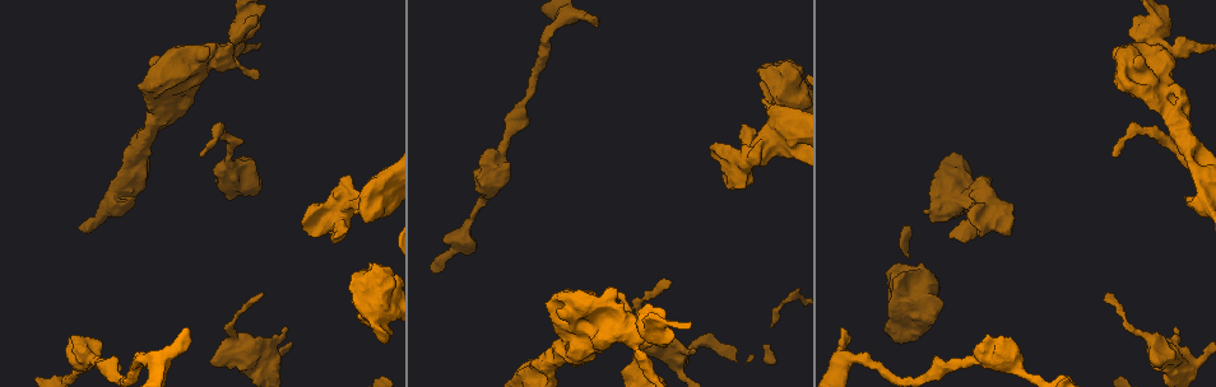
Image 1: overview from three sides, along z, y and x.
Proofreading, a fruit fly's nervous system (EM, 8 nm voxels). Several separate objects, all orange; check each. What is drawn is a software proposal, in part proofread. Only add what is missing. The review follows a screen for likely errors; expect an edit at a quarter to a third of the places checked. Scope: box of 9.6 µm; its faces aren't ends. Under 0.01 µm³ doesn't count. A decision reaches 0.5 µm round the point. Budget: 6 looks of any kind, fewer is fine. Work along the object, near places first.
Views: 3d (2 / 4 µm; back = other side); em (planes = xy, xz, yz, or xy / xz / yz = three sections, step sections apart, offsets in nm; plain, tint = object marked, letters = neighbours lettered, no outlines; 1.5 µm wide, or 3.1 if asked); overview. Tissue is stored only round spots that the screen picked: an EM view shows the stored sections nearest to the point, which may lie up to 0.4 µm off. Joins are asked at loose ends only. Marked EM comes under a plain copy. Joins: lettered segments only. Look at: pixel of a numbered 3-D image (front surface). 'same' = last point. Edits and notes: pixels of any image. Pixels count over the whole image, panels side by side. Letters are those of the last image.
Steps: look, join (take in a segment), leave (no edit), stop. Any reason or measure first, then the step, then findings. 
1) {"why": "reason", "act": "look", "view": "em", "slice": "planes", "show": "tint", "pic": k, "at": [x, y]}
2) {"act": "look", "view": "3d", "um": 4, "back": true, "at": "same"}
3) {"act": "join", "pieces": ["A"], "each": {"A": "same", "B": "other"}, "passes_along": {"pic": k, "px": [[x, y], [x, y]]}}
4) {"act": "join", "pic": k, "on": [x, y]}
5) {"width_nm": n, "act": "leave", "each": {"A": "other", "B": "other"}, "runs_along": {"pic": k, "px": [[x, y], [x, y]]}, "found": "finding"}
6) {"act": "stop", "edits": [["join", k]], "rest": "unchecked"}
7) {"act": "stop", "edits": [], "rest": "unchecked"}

{"why": "an open end", "act": "look", "view": "em", "slice": "xz", "step": 8, "show": "tint", "pic": 1, "at": [841, 331]}

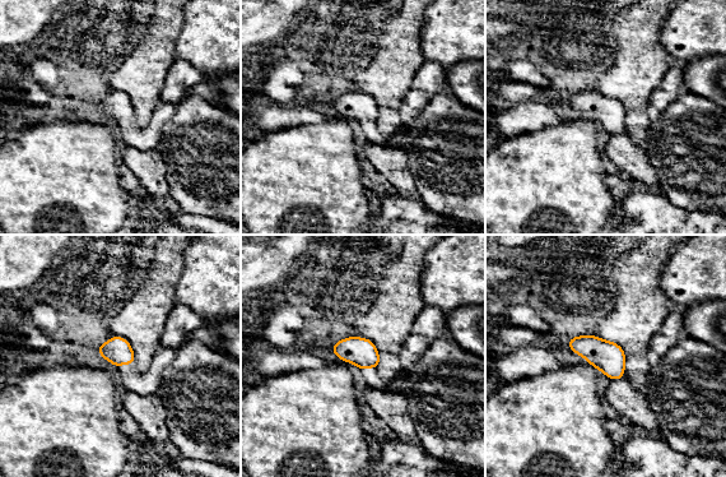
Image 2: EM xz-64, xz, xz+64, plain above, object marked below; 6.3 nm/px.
{"why": "cut it another way", "act": "look", "view": "em", "slice": "yz", "step": 4, "show": "letters", "at": "same"}

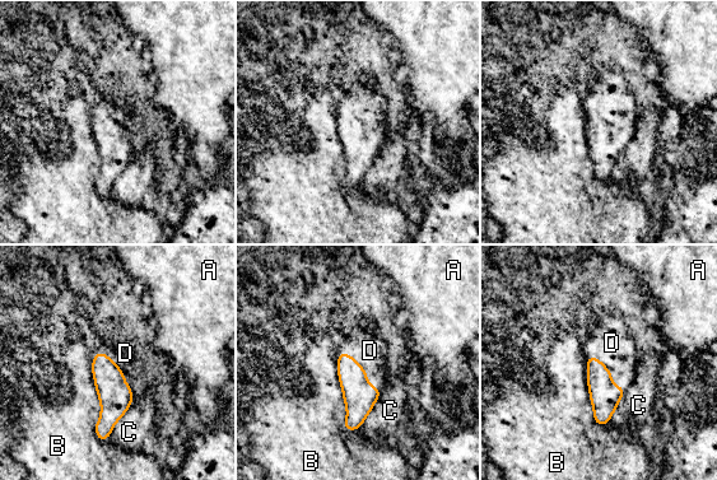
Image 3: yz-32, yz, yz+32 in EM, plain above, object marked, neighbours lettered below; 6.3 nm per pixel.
{"longest_contact_nm": ["B", 340], "act": "join", "pieces": ["D"], "each": {"A": "other", "B": "other", "C": "other", "D": "same"}, "passes_along": {"pic": 3, "px": [[604, 395], [611, 376], [611, 343]]}, "found": "it goes on there"}

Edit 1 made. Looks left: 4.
{"why": "see it whole again", "act": "look", "view": "overview"}

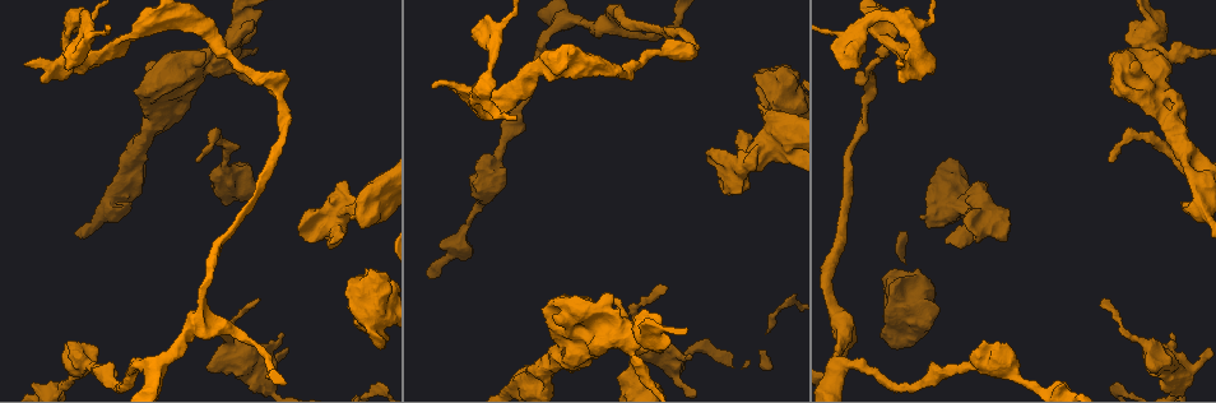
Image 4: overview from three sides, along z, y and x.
{"act": "look", "view": "3d", "um": 2, "pic": 4, "at": [690, 359]}

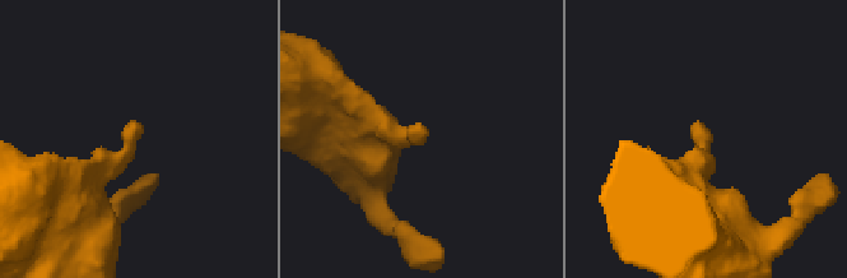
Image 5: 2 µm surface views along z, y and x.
{"act": "look", "view": "em", "slice": "xz", "step": 8, "show": "letters", "pic": 5, "at": [423, 140]}

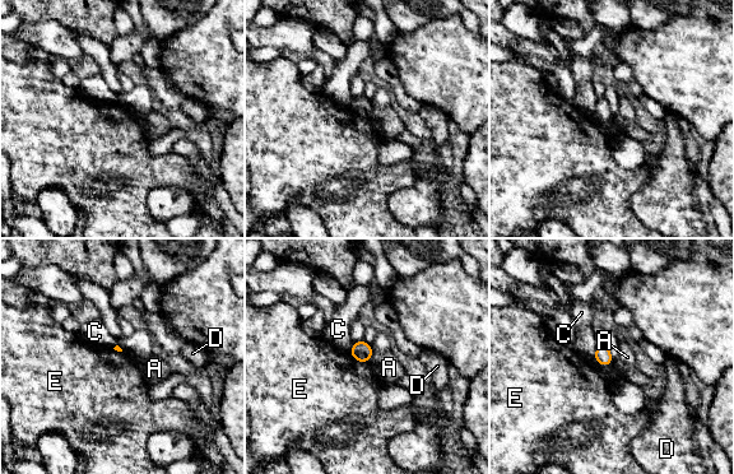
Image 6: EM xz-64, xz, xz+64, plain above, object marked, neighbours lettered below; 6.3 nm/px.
{"why": "cut it another way", "act": "look", "view": "em", "slice": "planes", "show": "letters", "at": "same"}

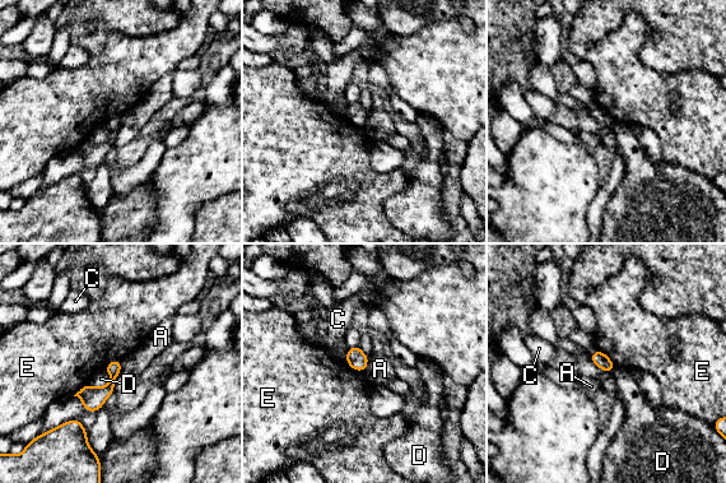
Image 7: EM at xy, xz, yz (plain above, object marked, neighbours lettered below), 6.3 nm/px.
{"act": "leave", "each": {"A": "other", "C": "other", "D": "other", "E": "other"}, "border": {"pic": 7, "px": [[370, 358], [364, 371]]}, "found": "no lettered segment goes on from it"}

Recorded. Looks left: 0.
{"act": "stop", "edits": [["join", 3]], "rest": "unchecked"}

